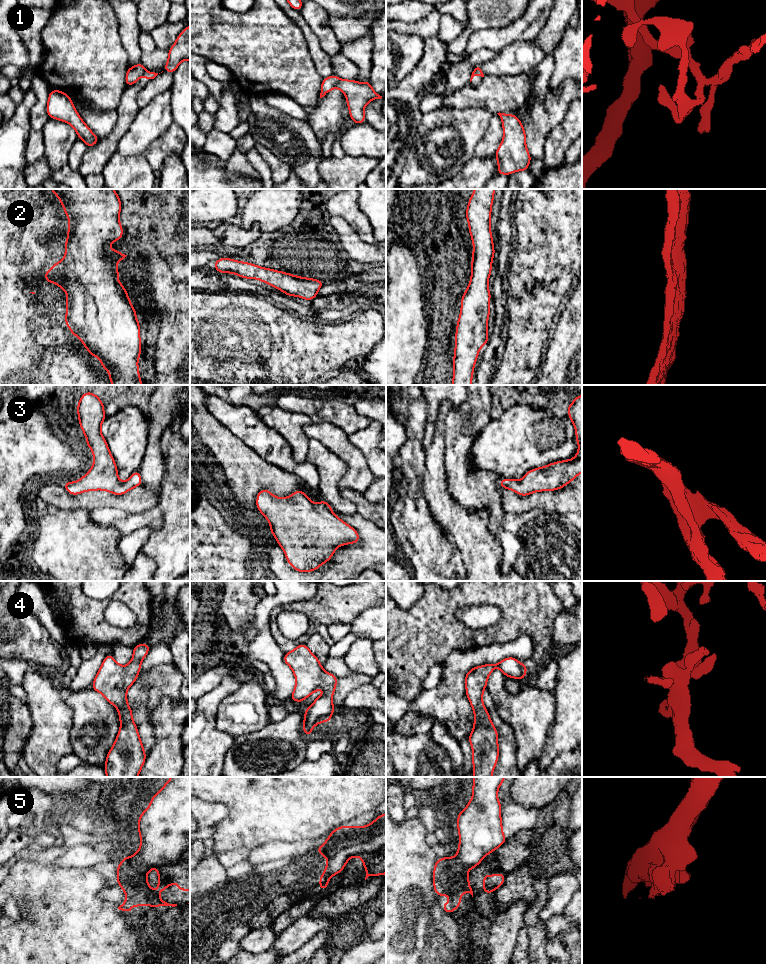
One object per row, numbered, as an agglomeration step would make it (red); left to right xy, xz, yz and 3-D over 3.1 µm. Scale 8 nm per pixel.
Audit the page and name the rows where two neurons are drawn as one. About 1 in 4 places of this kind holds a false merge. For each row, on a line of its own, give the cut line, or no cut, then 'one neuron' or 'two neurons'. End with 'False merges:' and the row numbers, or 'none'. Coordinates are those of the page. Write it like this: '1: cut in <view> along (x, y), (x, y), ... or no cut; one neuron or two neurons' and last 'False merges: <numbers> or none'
1: cut in xz along (340, 79), (335, 87); two neurons
2: no cut; one neuron
3: no cut; one neuron
4: no cut; one neuron
5: cut in xy along (189, 850), (175, 863), (165, 865), (145, 863), (136, 854); two neurons
False merges: 1, 5

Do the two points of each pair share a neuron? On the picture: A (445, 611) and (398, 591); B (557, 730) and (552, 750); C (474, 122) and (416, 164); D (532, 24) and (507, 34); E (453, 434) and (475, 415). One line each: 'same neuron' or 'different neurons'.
A: different neurons
B: same neuron
C: same neuron
D: same neuron
E: same neuron

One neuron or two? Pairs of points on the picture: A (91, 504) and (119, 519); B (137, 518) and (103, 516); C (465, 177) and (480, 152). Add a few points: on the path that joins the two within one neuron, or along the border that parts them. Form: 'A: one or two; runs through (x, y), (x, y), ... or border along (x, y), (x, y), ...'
A: two; border along (121, 509), (98, 507), (90, 511)
B: one; runs through (129, 520), (111, 517)
C: two; border along (493, 155), (483, 159), (474, 157)

